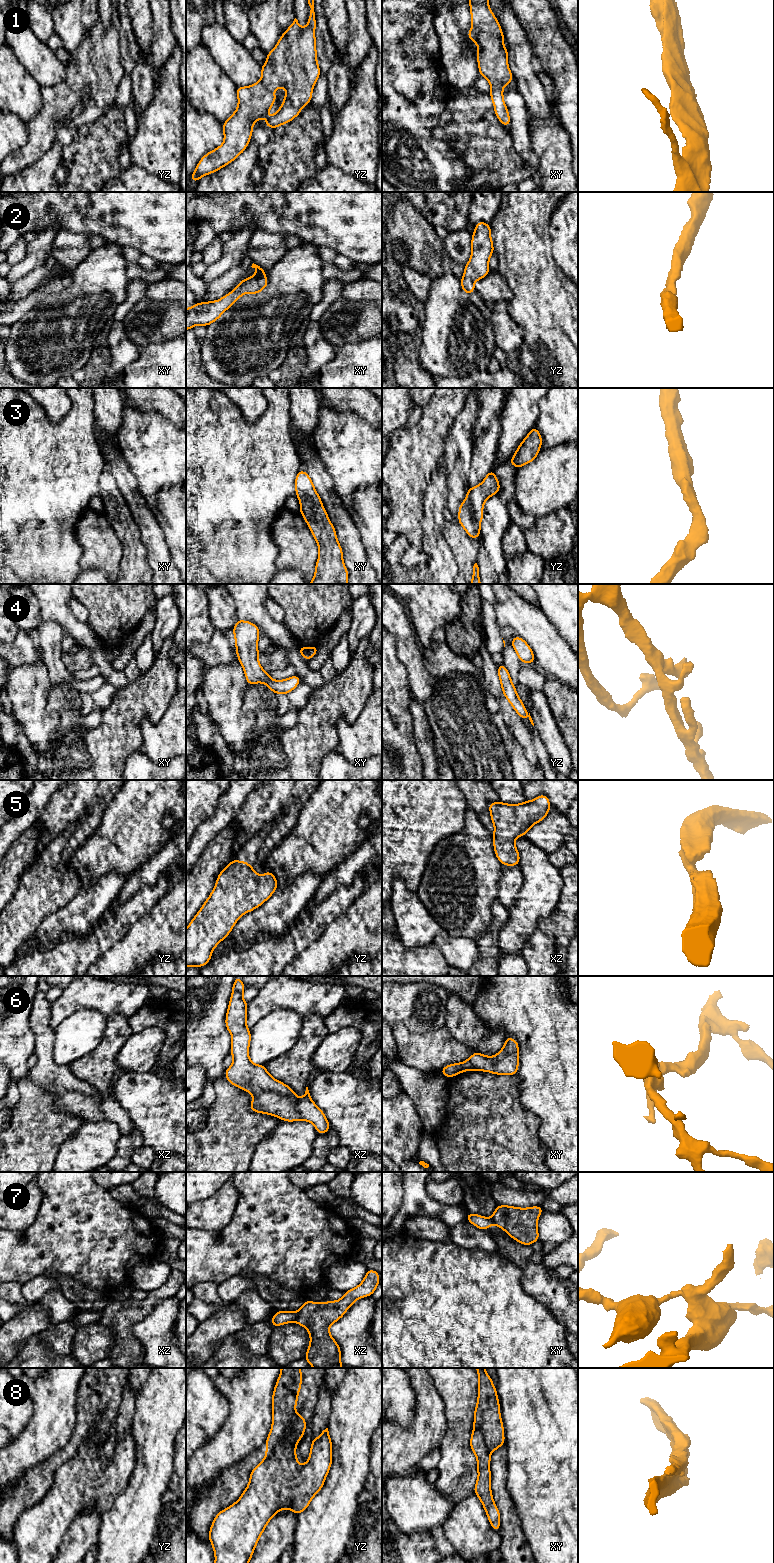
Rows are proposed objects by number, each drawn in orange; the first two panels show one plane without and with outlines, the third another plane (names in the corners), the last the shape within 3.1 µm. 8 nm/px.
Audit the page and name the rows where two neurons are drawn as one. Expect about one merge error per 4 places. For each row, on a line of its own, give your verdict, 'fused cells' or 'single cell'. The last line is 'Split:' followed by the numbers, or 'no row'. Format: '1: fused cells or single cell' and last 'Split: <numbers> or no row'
1: single cell
2: single cell
3: single cell
4: single cell
5: single cell
6: single cell
7: fused cells
8: fused cells
Split: 7, 8

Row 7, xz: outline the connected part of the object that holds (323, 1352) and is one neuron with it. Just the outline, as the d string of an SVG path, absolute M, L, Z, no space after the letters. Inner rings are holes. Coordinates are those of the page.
M368 1269L363 1281L357 1287L344 1292L343 1297L337 1301L327 1301L325 1303L316 1303L310 1300L301 1306L298 1310L296 1323L305 1327L310 1334L310 1345L306 1351L305 1360L313 1368L342 1368L341 1349L338 1343L333 1339L329 1332L329 1326L342 1318L345 1312L352 1304L362 1297L371 1296L380 1281L380 1275L377 1271Z

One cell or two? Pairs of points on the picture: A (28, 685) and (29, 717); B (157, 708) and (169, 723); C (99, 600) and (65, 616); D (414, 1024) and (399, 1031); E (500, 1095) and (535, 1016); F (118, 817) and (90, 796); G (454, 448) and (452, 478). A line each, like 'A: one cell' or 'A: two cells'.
A: one cell
B: two cells
C: two cells
D: two cells
E: two cells
F: two cells
G: one cell

